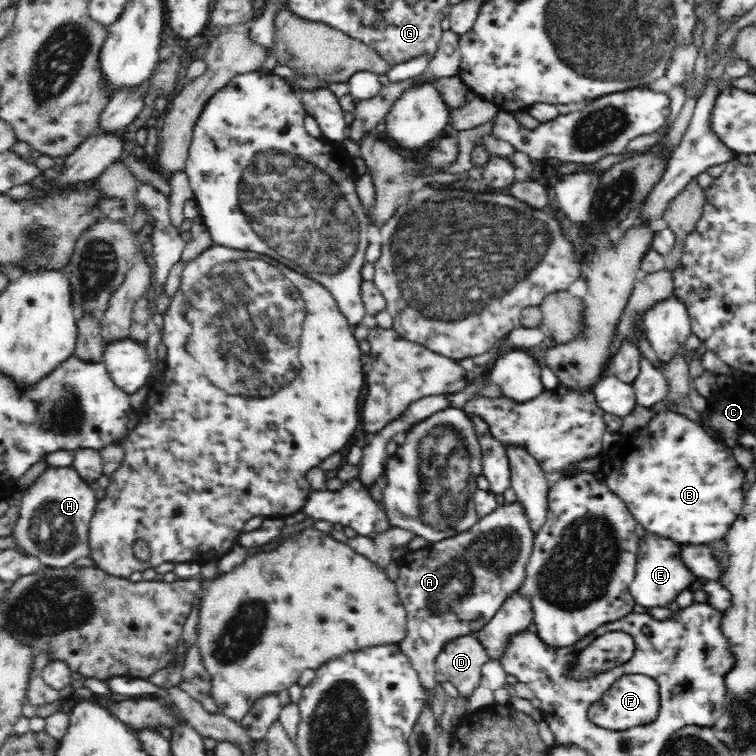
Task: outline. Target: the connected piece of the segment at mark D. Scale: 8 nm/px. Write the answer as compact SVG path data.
M469 634L444 645L435 666L458 690L458 696L468 699L482 684L482 666L494 661L476 636Z

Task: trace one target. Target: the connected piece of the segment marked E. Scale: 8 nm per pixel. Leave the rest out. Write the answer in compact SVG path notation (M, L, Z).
M647 534L644 540L639 541L635 577L629 586L635 604L645 609L652 609L654 606L666 607L676 599L679 592L690 589L696 576L682 563L678 554L680 554L680 544L673 540Z

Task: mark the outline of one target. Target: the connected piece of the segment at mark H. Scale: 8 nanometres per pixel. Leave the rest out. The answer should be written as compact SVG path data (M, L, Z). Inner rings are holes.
M72 465L48 466L21 496L18 516L10 533L15 547L54 568L66 568L78 558L88 558L89 522L98 502L94 491Z

